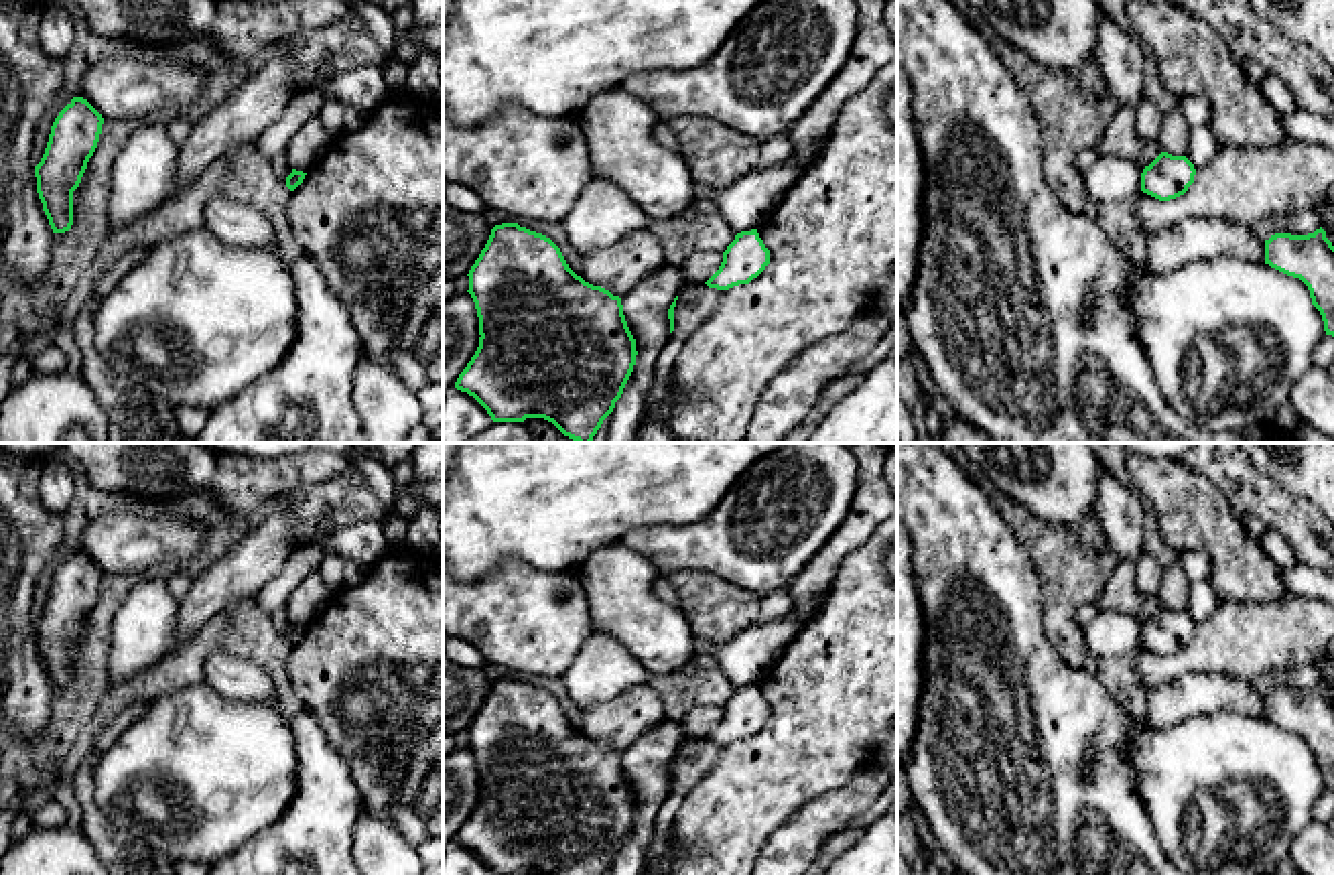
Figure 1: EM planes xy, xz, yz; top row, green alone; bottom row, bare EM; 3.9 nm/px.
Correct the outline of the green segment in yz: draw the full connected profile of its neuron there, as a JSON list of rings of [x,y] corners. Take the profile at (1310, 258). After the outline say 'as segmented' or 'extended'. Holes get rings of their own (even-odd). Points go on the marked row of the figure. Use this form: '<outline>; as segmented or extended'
[[[1320,227],[1308,235],[1275,233],[1265,240],[1265,264],[1299,278],[1334,337],[1334,246]]]; as segmented

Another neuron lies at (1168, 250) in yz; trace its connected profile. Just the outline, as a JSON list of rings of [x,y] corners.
[[[1184,219],[1147,240],[1147,270],[1172,274],[1196,260],[1241,258],[1265,264],[1265,242],[1253,227],[1226,219]]]

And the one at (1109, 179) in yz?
[[[1100,156],[1086,173],[1084,185],[1092,203],[1125,201],[1141,191],[1143,166],[1129,158]]]

